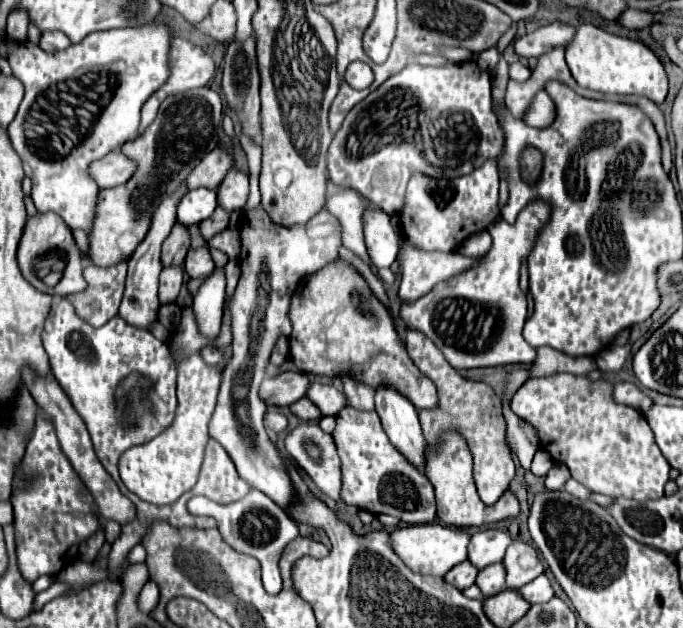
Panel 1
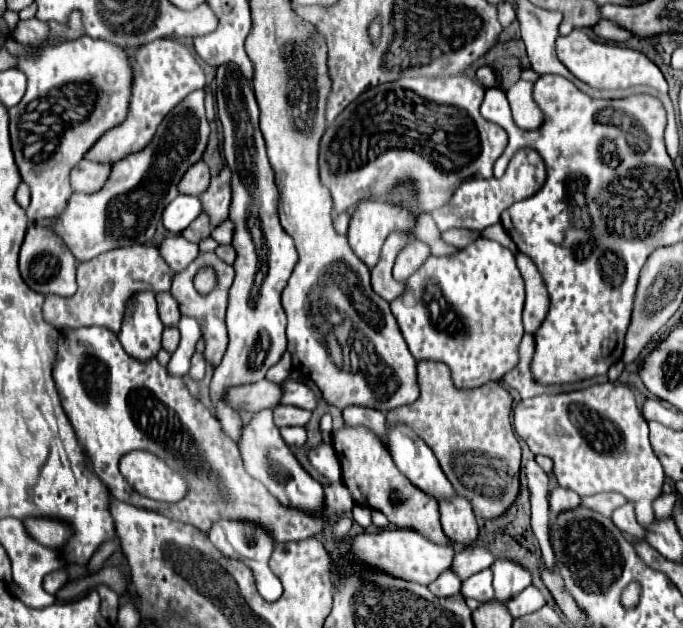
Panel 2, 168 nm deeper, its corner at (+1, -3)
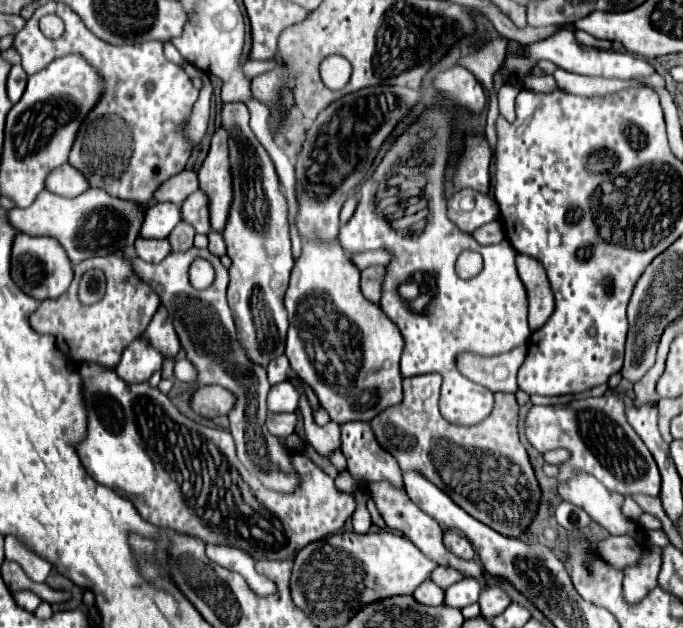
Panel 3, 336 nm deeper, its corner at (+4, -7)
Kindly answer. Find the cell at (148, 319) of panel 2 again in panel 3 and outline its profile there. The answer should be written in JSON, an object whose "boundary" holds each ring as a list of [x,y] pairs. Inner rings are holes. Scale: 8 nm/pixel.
{"boundary":[[[140,337],[124,351],[116,373],[122,381],[128,381],[128,385],[144,383],[162,367],[162,361],[162,355]]]}

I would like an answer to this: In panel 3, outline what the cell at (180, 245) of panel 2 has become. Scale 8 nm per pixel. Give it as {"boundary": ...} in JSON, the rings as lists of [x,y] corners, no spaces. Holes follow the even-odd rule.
{"boundary":[[[136,237],[134,251],[140,259],[148,263],[160,263],[168,253],[170,253],[170,243],[168,239],[144,239]]]}

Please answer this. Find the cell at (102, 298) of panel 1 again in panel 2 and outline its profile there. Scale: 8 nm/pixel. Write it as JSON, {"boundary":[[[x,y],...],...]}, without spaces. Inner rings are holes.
{"boundary":[[[131,245],[131,247],[119,247],[113,251],[107,251],[93,261],[79,263],[77,267],[77,293],[73,297],[55,297],[47,295],[43,305],[43,317],[47,323],[51,323],[57,329],[71,327],[89,327],[89,325],[101,325],[111,331],[119,331],[125,303],[127,299],[137,291],[169,291],[171,289],[171,267],[163,261],[159,247],[155,245]]]}

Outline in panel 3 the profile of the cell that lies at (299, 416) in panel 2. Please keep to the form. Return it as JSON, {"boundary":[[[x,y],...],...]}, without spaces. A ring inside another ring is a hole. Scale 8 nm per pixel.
{"boundary":[[[268,413],[266,427],[276,437],[288,437],[294,433],[296,415],[294,413]]]}

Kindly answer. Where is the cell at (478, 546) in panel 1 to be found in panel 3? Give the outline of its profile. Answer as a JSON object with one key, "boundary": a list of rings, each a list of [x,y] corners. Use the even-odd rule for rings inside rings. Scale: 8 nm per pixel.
{"boundary":[[[436,567],[434,571],[432,571],[432,577],[430,577],[436,585],[440,585],[442,589],[448,589],[450,585],[454,585],[456,581],[460,581],[460,579],[464,579],[462,577],[462,573],[458,573],[456,569],[452,569],[452,567]]]}

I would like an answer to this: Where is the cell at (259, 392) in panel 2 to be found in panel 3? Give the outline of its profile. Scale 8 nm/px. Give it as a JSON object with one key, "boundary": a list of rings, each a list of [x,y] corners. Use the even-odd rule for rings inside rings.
{"boundary":[[[218,385],[198,387],[190,397],[190,407],[200,417],[214,419],[218,415],[228,415],[228,411],[234,407],[234,395]]]}

